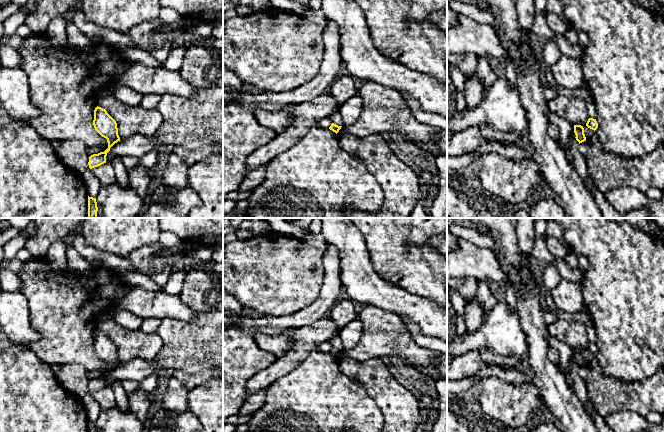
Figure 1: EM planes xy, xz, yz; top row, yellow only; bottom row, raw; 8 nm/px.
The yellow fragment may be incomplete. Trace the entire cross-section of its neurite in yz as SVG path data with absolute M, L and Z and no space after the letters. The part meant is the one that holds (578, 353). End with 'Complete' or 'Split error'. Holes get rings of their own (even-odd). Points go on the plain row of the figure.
M574 349L574 357L576 359L576 364L580 367L586 365L586 361L584 358L584 352L581 349Z. Complete

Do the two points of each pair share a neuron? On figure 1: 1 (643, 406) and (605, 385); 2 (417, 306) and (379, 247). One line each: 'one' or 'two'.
1: one
2: two

